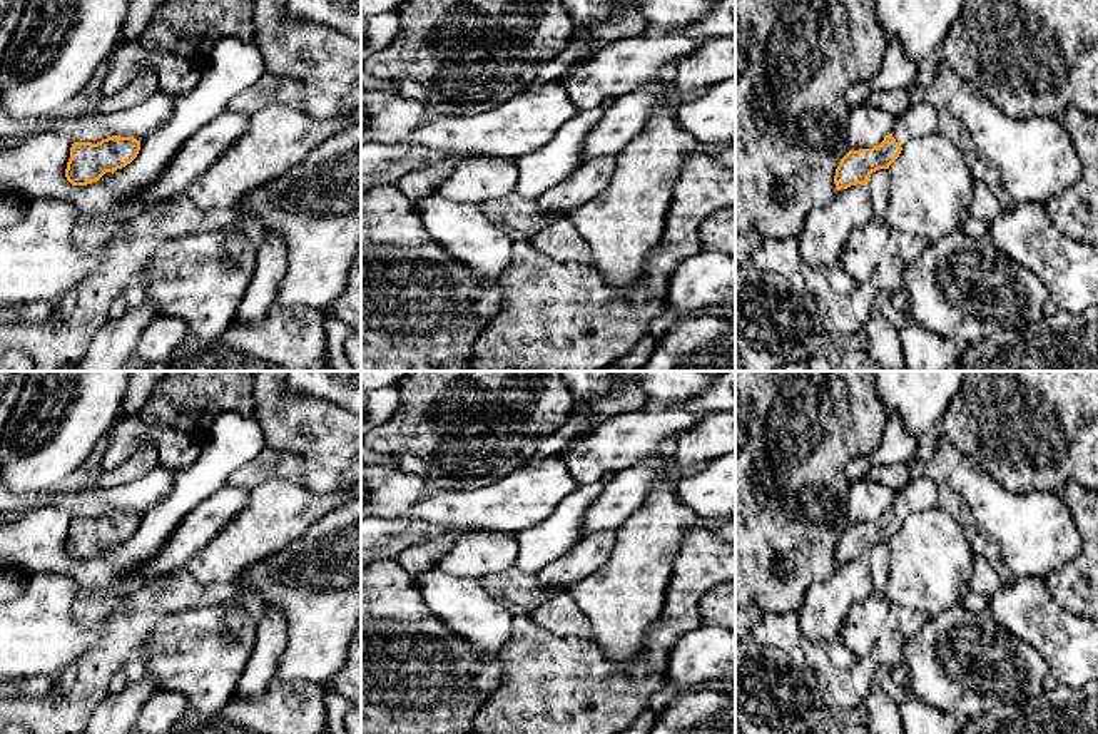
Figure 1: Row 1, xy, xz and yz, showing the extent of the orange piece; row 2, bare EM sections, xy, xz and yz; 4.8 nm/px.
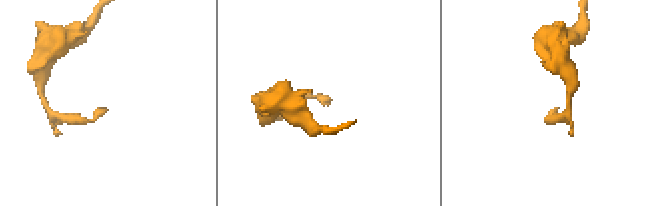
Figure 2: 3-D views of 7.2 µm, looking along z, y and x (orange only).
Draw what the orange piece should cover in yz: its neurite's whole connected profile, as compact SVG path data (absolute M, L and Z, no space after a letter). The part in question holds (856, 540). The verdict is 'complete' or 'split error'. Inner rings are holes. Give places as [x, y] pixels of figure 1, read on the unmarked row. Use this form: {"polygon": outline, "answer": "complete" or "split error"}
{"polygon": "M923 468L914 470L907 485L896 492L894 502L872 523L849 525L839 537L834 550L836 563L867 558L872 547L889 543L899 532L902 520L912 513L928 512L939 505L939 493L933 477Z", "answer": "split error"}

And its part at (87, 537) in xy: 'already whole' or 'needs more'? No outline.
already whole

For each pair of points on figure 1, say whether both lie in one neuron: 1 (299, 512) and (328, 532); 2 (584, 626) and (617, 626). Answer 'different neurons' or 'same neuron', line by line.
1: different neurons
2: different neurons

